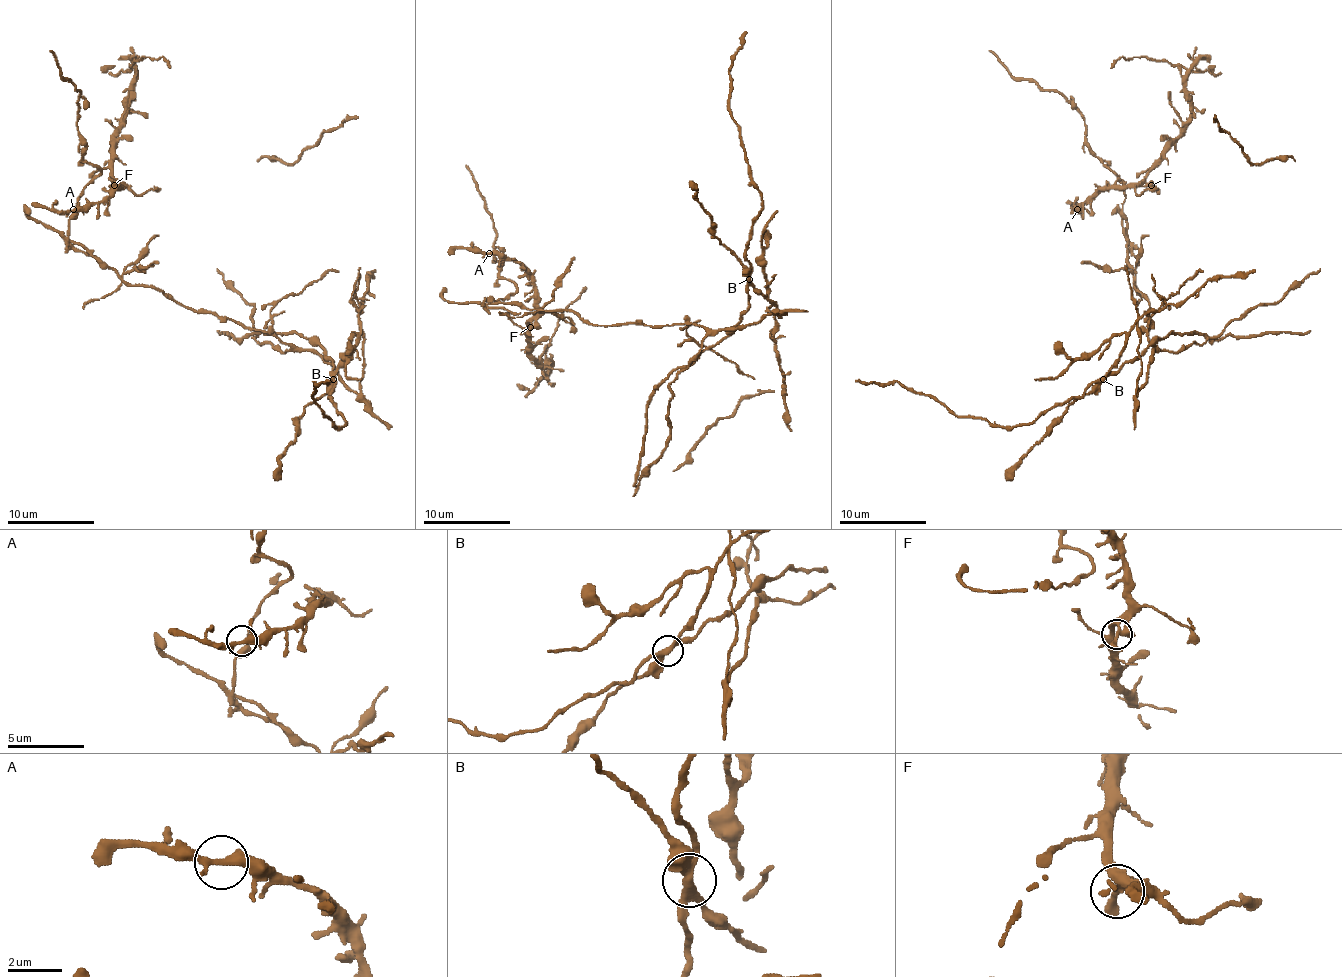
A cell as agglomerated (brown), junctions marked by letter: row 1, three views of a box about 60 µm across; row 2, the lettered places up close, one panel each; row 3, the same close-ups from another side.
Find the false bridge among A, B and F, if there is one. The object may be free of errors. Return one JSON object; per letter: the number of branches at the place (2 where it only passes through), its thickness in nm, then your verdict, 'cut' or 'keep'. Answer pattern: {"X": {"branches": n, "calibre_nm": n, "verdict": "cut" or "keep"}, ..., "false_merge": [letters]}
{"A": {"branches": 3, "calibre_nm": 280, "verdict": "keep"}, "B": {"branches": 3, "calibre_nm": 300, "verdict": "cut"}, "F": {"branches": 3, "calibre_nm": 280, "verdict": "keep"}, "false_merge": ["B"]}

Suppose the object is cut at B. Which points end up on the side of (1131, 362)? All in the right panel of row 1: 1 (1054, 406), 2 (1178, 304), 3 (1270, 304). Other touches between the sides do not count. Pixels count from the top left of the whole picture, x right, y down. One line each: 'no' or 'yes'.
1: yes
2: no
3: no

